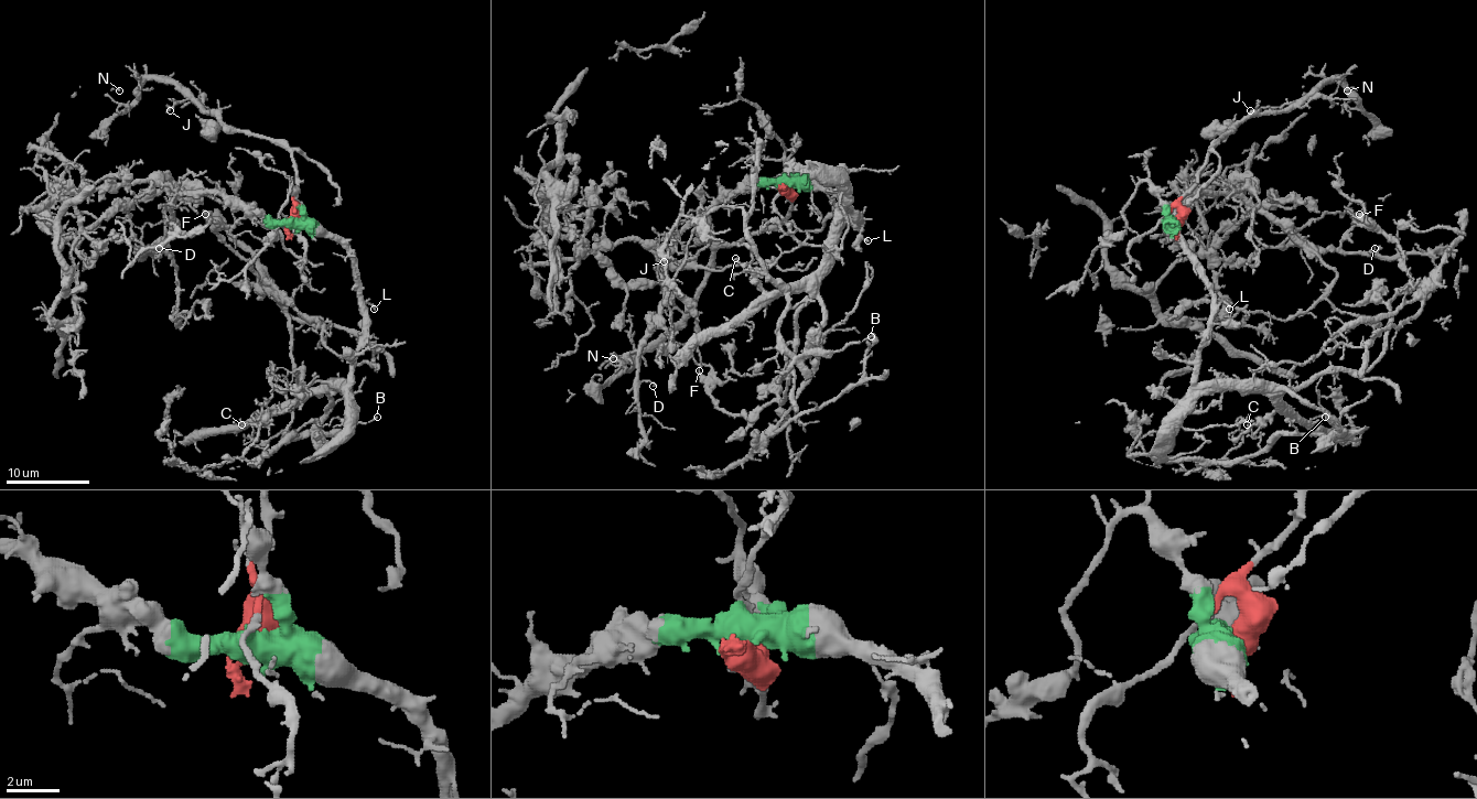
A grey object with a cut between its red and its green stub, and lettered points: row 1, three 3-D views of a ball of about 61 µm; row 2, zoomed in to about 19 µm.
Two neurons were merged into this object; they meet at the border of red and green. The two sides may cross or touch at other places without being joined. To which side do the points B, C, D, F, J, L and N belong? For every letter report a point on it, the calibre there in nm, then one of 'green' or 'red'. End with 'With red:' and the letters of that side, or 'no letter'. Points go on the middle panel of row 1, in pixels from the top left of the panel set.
B: place (871, 336); calibre 120 nm; green
C: place (735, 258); calibre 130 nm; green
D: place (653, 386); calibre 110 nm; green
F: place (699, 370); calibre 320 nm; green
J: place (664, 261); calibre 110 nm; red
L: place (868, 240); calibre 190 nm; green
N: place (613, 358); calibre 130 nm; red
With red: J, N

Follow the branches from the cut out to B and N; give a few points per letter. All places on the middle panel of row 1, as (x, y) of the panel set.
B: (785, 186), (827, 186), (858, 222), (845, 209), (818, 285), (814, 348), (841, 351), (870, 336)
N: (785, 186), (790, 209), (780, 222), (722, 245), (694, 304), (635, 363), (612, 357), (601, 367), (614, 359)

